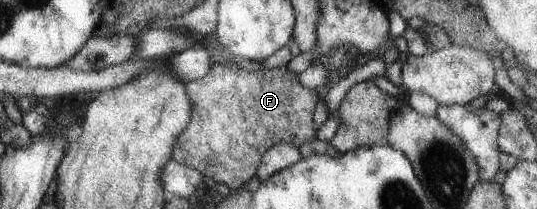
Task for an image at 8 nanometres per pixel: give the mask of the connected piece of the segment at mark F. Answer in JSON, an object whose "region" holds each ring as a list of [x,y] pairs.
{"region":[[[213,63],[203,76],[185,84],[191,104],[190,120],[179,134],[172,147],[172,158],[212,177],[217,183],[225,183],[231,190],[253,179],[263,154],[273,146],[285,142],[299,148],[306,142],[317,139],[314,126],[314,111],[323,91],[303,87],[298,75],[287,67],[265,68],[255,71],[239,71],[227,64]]]}

